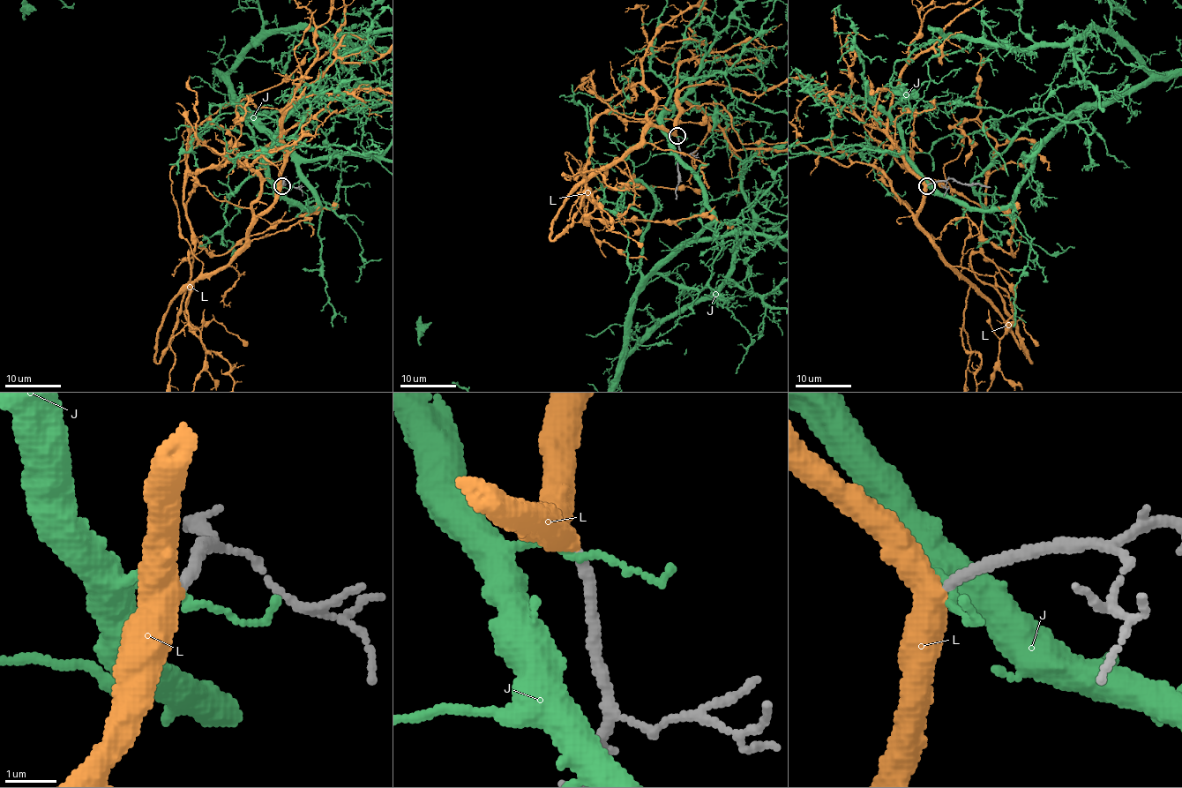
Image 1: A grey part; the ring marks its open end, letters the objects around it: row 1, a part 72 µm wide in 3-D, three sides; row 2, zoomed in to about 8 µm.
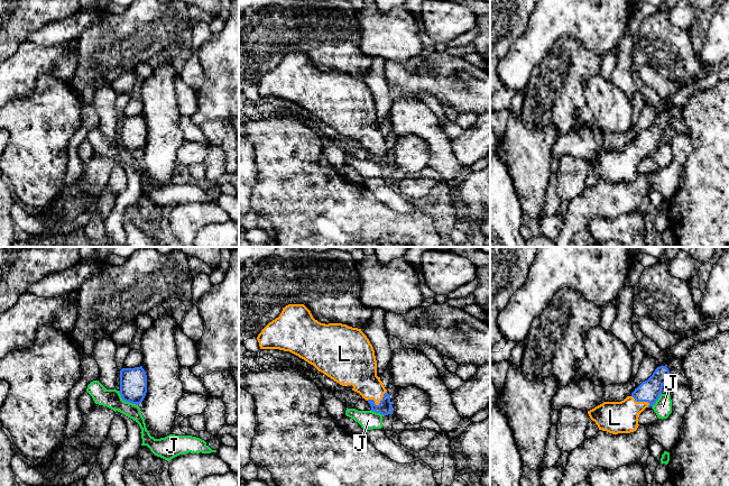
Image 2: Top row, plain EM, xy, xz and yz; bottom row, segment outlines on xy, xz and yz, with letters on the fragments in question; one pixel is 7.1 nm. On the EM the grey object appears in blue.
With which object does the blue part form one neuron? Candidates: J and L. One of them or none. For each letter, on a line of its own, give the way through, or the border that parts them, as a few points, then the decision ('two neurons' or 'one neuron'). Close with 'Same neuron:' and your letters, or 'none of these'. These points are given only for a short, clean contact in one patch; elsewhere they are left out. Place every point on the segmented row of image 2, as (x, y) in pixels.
J: border along xy (118, 391), (123, 400), (137, 405); two neurons
L: runs through xz (385, 407), (377, 405), (377, 395), (362, 374); one neuron
Same neuron: L

